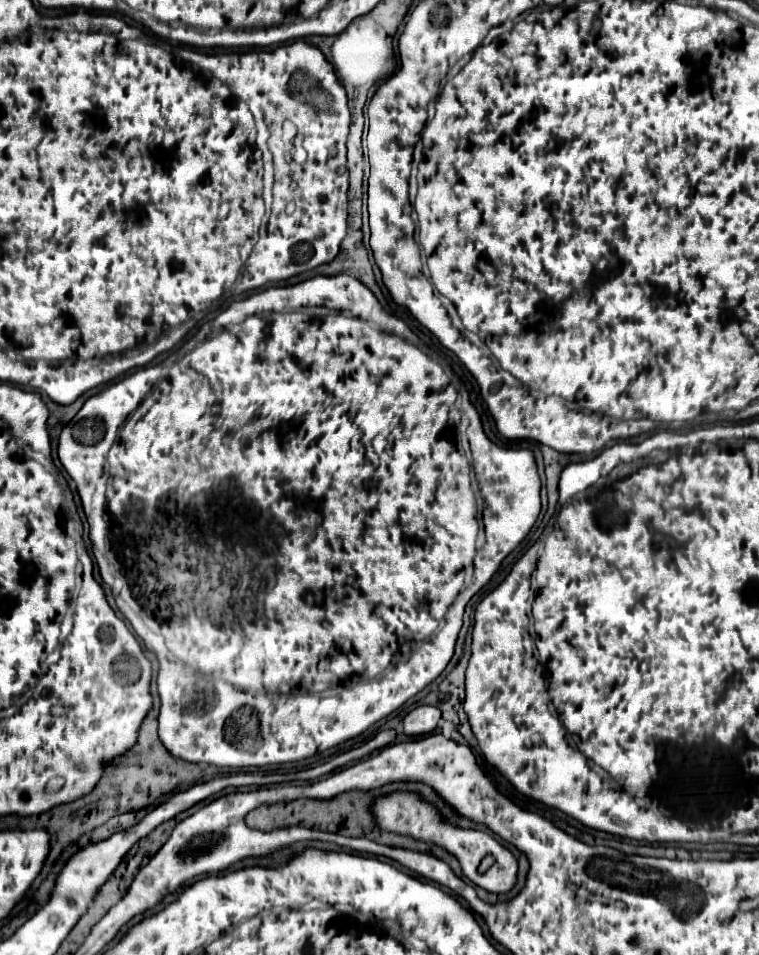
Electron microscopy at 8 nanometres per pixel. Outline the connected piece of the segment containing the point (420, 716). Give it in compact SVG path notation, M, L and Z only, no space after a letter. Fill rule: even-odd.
M420 705L414 711L410 711L402 719L404 735L428 735L436 729L436 723L440 719L440 709L432 705Z

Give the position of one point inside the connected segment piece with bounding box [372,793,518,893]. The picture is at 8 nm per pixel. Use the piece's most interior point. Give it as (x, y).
(406, 813)

